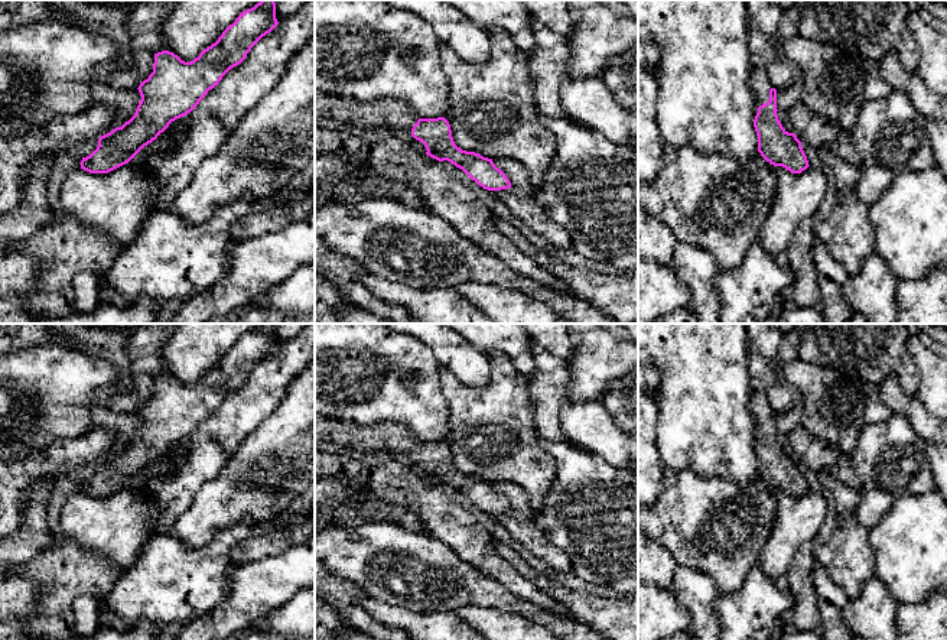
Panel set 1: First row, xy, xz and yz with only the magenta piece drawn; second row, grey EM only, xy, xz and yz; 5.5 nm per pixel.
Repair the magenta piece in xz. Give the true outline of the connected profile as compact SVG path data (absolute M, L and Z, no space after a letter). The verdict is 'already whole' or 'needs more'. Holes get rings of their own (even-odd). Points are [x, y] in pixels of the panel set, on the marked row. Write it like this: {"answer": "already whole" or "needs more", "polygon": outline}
{"answer": "needs more", "polygon": "M315 90L315 116L336 118L362 130L388 127L404 130L424 144L427 156L439 162L450 162L484 189L511 188L510 179L494 165L492 159L462 150L455 144L450 124L445 117L420 118L403 100L383 97L361 101Z"}

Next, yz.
{"answer": "needs more", "polygon": "M754 68L749 85L755 92L756 107L754 127L758 136L758 152L774 166L791 173L801 173L810 165L794 133L788 133L777 116L777 90L764 68Z"}

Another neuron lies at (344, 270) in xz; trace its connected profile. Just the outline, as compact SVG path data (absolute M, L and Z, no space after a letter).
M315 235L315 274L335 283L339 292L362 311L394 324L419 324L404 306L390 305L372 295L362 283L364 272L358 260L336 253Z

